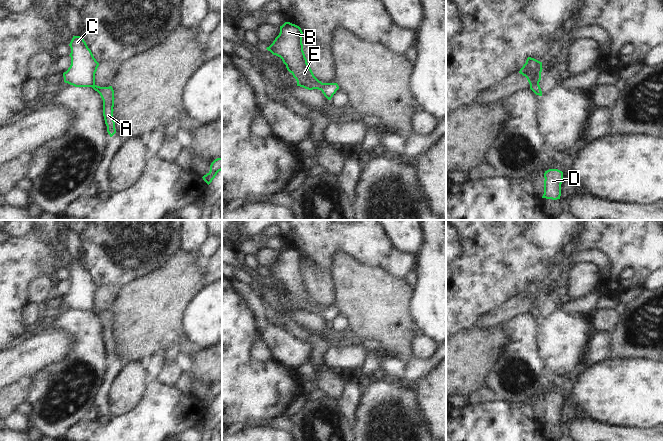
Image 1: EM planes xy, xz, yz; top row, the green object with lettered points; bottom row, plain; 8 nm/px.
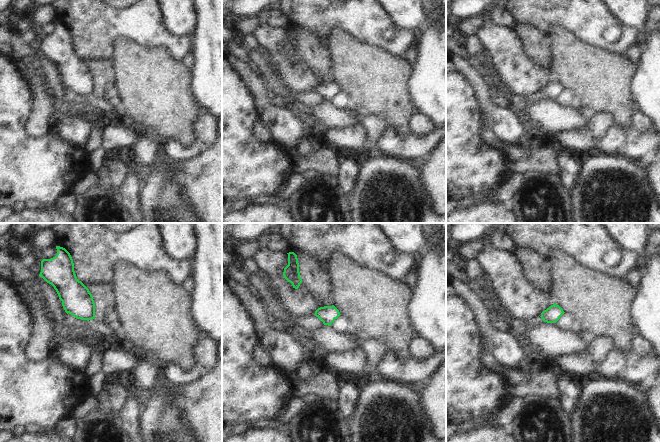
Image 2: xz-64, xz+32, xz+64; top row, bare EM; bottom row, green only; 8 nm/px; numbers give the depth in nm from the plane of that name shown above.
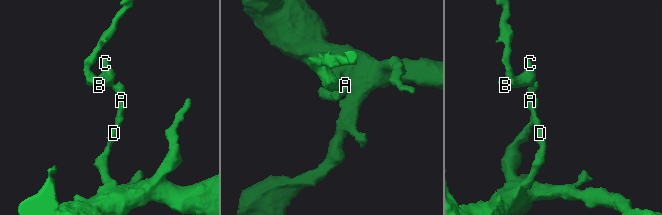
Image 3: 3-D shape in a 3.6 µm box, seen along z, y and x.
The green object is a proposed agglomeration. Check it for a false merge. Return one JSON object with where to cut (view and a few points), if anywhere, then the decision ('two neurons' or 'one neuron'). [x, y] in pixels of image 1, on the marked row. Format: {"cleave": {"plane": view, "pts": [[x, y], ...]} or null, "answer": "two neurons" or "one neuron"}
{"cleave": null, "answer": "one neuron"}

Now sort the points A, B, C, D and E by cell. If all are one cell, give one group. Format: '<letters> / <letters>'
A B C D E

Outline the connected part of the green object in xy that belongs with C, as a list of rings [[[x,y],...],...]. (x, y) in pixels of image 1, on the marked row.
[[[73,36],[70,44],[71,65],[63,73],[64,82],[75,87],[92,87],[103,100],[103,116],[107,126],[107,132],[112,137],[116,133],[113,117],[114,90],[112,86],[100,87],[95,84],[95,73],[99,63],[94,58],[84,39]]]

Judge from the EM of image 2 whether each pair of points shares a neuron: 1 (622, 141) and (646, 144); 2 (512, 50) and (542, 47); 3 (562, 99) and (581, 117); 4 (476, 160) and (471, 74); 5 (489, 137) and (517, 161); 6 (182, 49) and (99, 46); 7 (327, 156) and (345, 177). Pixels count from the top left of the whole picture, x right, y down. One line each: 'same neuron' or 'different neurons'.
1: same neuron
2: different neurons
3: different neurons
4: different neurons
5: same neuron
6: same neuron
7: different neurons

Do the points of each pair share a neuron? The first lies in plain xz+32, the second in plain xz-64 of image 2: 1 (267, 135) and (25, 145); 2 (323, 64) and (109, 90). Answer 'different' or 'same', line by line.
1: different
2: same

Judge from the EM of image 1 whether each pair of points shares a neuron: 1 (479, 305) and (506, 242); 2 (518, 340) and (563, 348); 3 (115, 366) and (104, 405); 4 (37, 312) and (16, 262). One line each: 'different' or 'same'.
1: same
2: different
3: same
4: different

